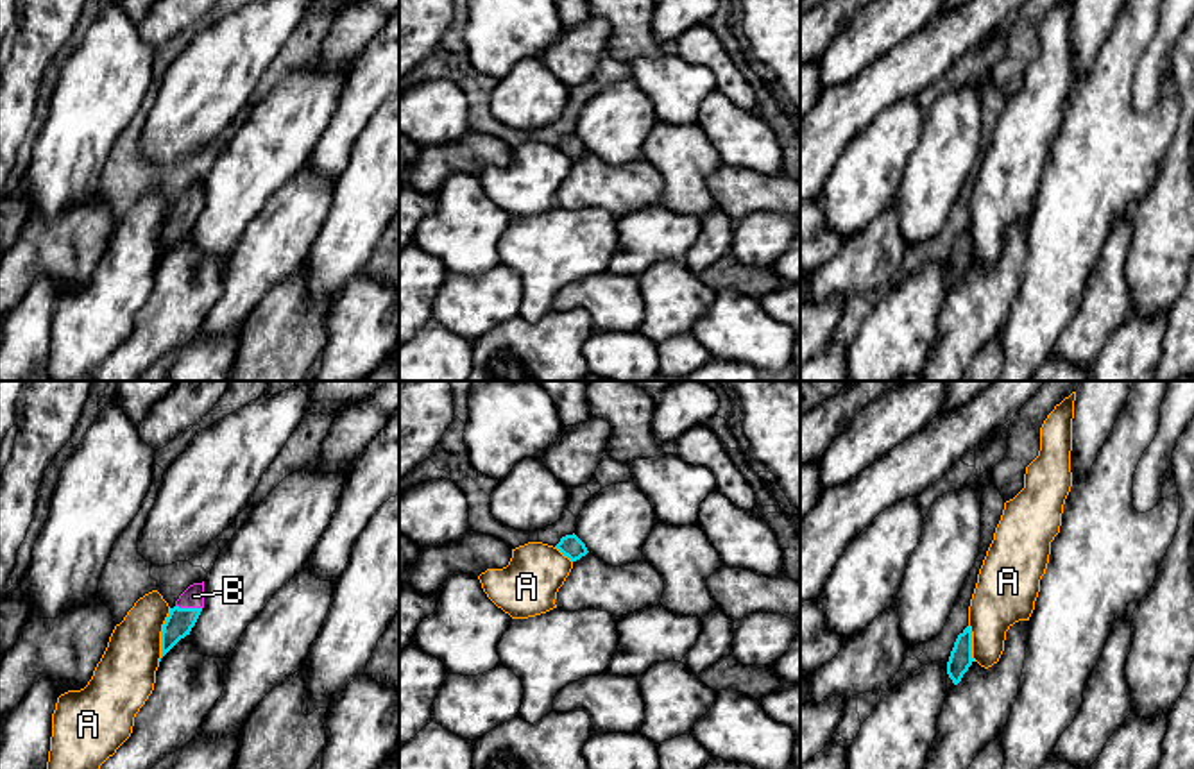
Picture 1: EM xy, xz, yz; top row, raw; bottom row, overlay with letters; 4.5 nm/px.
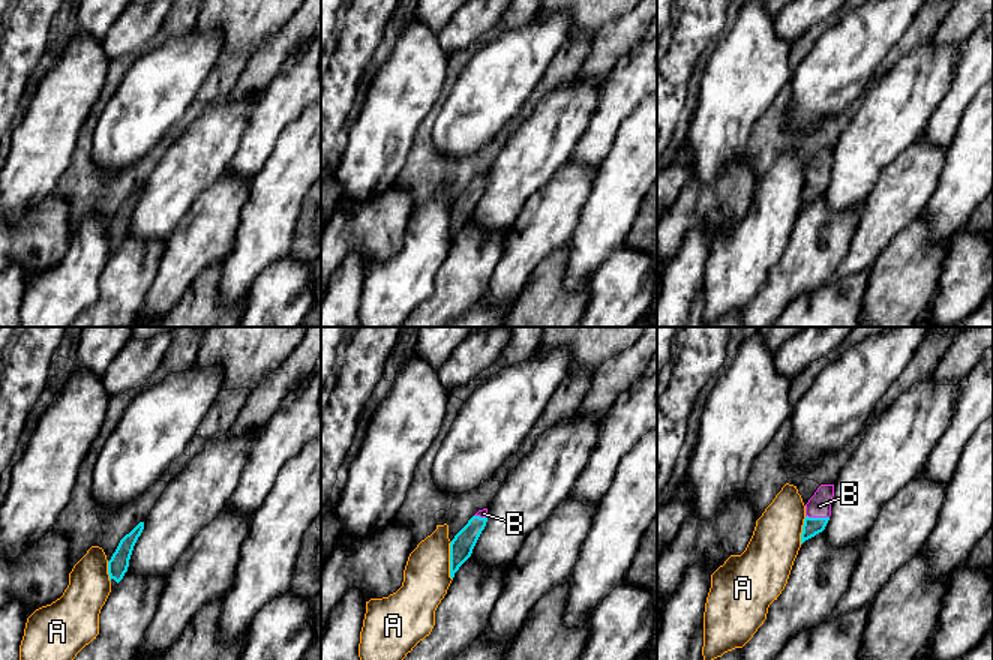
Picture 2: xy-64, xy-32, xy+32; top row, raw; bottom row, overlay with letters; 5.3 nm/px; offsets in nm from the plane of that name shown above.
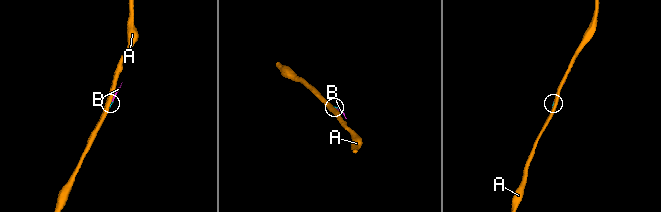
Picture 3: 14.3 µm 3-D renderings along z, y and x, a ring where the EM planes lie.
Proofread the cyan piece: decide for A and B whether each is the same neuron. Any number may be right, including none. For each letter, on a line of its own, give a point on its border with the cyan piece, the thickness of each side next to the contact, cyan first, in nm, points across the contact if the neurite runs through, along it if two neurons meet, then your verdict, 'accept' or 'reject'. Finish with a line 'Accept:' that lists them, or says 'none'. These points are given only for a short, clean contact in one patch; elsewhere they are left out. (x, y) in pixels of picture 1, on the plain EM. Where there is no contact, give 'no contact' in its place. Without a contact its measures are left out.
A: meets cyan in xy at (162, 235); 120 nm thick on the cyan side, 260 nm on the other; reject
B: meets cyan in xy at (188, 208); 120 nm thick on the cyan side, 100 nm on the other; runs through xy (179, 220), (188, 208), (194, 195); accept
Accept: B

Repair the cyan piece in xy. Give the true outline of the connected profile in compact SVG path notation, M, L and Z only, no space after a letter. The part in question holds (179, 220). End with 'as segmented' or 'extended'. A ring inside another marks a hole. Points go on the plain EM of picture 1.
M204 181L190 184L170 207L161 231L161 258L186 234L190 234L204 207Z | extended

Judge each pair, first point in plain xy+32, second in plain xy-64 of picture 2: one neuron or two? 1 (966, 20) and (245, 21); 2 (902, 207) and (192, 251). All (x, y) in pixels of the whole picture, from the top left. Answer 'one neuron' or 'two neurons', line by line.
1: two neurons
2: one neuron

